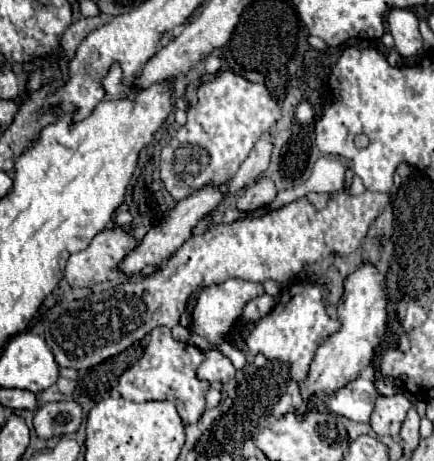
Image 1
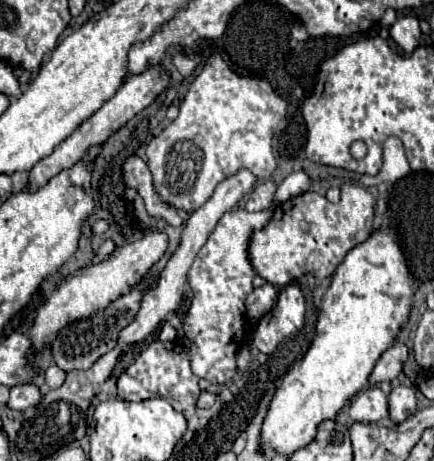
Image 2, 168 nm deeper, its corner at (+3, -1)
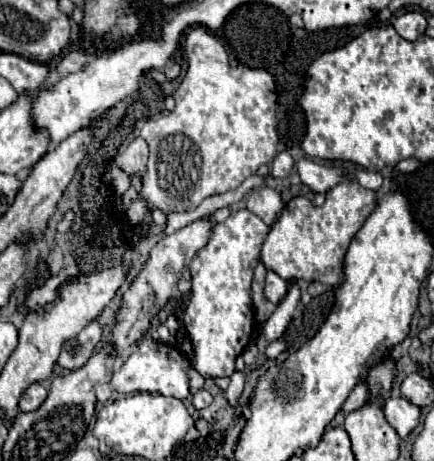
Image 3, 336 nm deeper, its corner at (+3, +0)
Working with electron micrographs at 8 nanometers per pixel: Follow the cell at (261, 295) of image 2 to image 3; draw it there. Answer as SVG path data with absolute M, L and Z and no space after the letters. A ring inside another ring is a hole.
M268 272L268 276L266 276L266 286L264 286L264 296L266 296L270 302L278 304L278 302L282 300L282 296L286 294L286 290L288 290L288 282L282 280L278 274Z

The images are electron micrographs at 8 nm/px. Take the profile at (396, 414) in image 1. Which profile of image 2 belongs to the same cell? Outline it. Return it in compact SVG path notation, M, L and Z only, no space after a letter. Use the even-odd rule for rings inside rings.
M396 385L390 393L390 417L394 423L402 423L418 409L416 391L408 385Z

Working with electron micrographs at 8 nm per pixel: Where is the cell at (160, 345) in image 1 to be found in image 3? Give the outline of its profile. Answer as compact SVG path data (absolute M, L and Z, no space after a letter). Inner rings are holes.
M152 338L140 340L128 360L114 372L112 376L112 388L122 394L134 394L134 392L160 392L164 396L172 396L178 400L186 400L190 396L190 380L186 370L190 368L190 360L170 344L156 342Z

